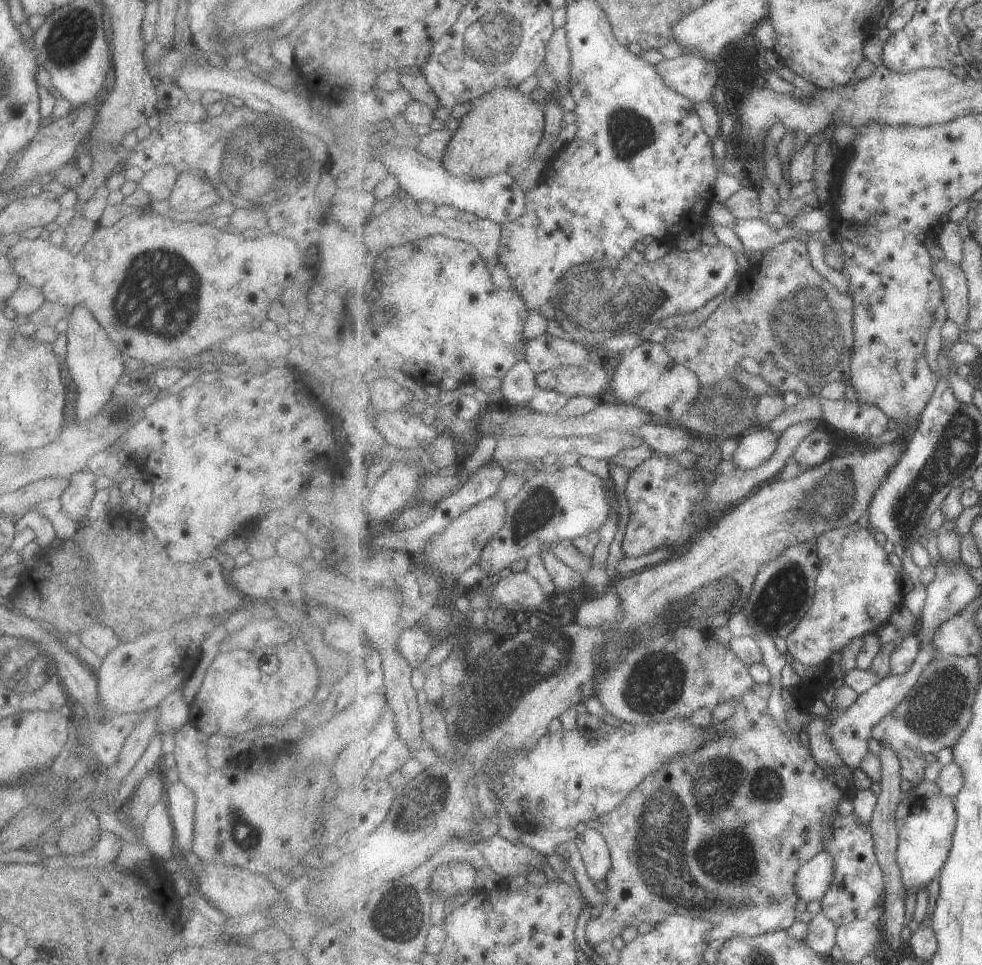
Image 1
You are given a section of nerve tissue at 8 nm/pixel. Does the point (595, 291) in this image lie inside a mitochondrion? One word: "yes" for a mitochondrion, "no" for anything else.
yes

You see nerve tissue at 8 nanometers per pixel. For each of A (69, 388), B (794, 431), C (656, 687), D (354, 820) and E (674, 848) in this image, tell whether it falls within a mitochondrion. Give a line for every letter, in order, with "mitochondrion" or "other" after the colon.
A: other
B: other
C: mitochondrion
D: other
E: mitochondrion

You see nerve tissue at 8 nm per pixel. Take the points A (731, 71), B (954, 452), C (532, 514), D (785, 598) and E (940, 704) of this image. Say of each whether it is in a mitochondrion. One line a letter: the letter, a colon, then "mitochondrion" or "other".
A: mitochondrion
B: mitochondrion
C: mitochondrion
D: mitochondrion
E: mitochondrion

